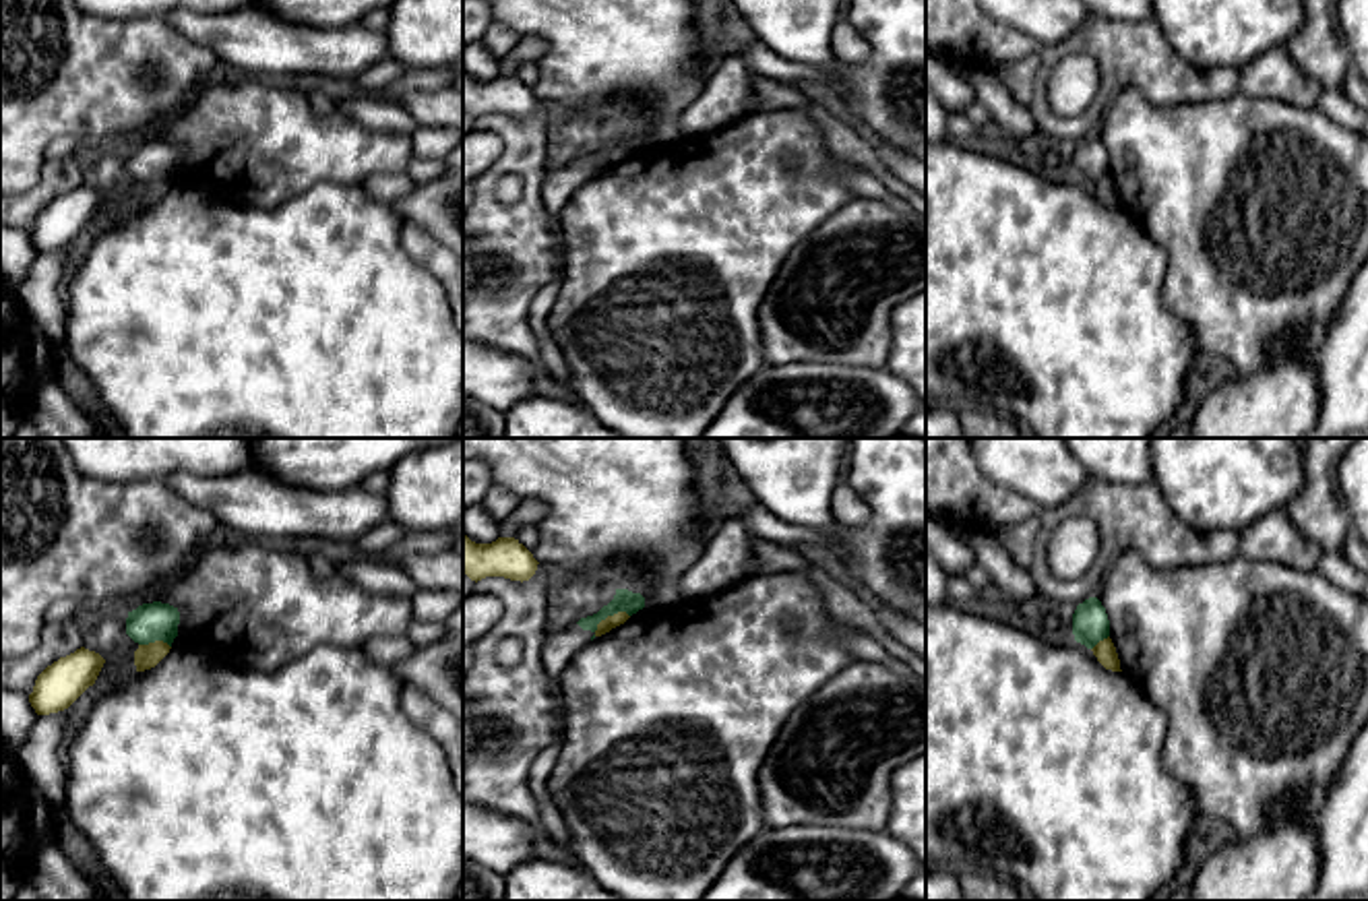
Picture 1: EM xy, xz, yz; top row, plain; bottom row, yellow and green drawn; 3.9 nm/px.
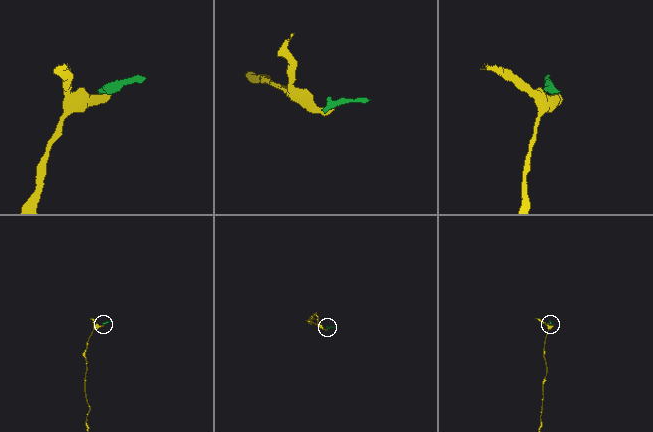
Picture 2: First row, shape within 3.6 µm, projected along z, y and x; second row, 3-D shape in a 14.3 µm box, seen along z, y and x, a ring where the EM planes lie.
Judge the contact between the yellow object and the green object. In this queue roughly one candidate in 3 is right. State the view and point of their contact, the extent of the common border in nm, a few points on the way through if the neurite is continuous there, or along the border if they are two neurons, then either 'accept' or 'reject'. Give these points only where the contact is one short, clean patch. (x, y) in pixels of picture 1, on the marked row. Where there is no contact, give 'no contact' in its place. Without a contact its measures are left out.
xz (610, 616) | 160 nm | along xz (629, 614), (608, 614), (594, 631) | reject

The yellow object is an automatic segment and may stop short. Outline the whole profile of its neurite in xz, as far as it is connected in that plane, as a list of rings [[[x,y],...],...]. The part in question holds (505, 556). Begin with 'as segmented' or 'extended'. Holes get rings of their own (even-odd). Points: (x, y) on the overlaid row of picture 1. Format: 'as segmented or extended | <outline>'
as segmented | [[[463,531],[463,572],[471,581],[504,577],[529,581],[537,570],[533,554],[515,537],[498,537],[492,543],[475,543]]]

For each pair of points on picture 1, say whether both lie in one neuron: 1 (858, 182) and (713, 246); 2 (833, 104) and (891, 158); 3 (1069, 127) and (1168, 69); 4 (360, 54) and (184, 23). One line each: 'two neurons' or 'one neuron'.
1: two neurons
2: one neuron
3: one neuron
4: one neuron

